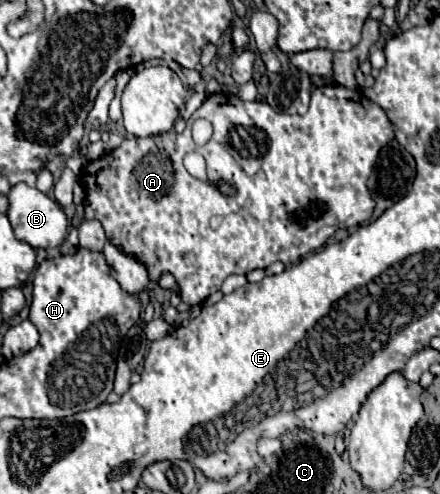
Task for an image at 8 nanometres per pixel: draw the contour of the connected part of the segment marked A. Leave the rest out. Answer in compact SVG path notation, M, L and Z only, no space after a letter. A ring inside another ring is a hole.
M323 85L319 87L313 95L311 95L311 105L307 109L305 115L283 115L283 113L275 113L267 103L259 103L259 101L253 101L253 103L247 103L247 101L241 101L237 95L233 93L215 93L215 95L209 95L203 105L193 113L193 117L187 121L187 127L183 131L183 135L173 135L173 145L169 147L163 147L161 145L161 139L159 137L151 137L151 139L125 139L121 143L119 149L113 149L109 151L105 157L97 159L97 161L91 161L83 173L81 173L81 183L83 187L87 187L87 197L85 197L85 219L99 219L103 223L103 229L105 233L113 239L113 243L129 253L129 255L135 255L139 257L147 269L149 269L149 277L151 277L151 283L149 283L149 289L153 289L155 281L159 281L159 277L163 273L171 273L181 289L181 299L183 303L187 305L199 305L203 303L211 293L219 291L221 283L229 277L229 275L247 275L255 269L267 269L271 263L275 261L281 261L283 265L297 265L301 261L303 255L307 255L309 251L315 251L319 247L325 245L325 241L341 227L353 227L353 225L363 225L371 219L373 215L373 209L375 209L375 201L367 189L367 179L375 167L375 161L377 161L377 155L379 151L395 139L395 125L391 123L391 119L387 119L387 113L373 101L369 101L359 89L347 89L347 87L339 87L339 85ZM199 117L205 117L211 121L213 125L213 137L209 139L207 145L199 147L193 143L191 139L191 125L195 119ZM189 151L197 151L205 157L207 161L207 177L209 177L209 183L205 181L199 181L195 177L191 177L187 173L187 169L183 167L183 155L189 153ZM213 181L225 181L229 185L233 185L235 193L233 197L225 197L225 193L221 193Z

